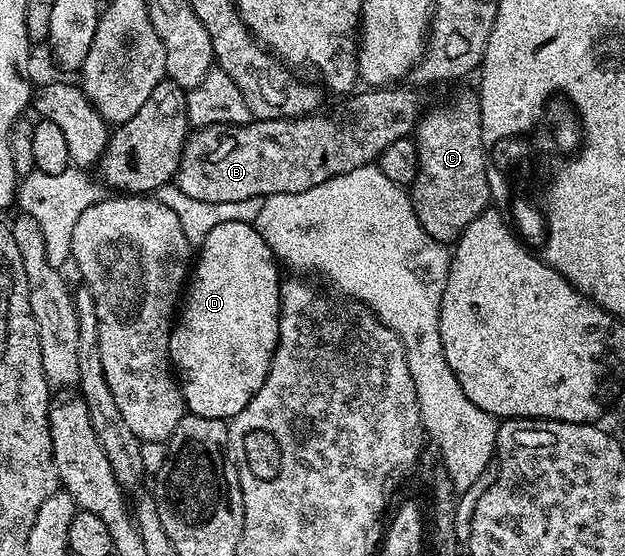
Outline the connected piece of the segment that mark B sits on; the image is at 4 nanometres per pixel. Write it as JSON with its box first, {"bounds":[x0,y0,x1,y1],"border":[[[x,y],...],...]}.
{"bounds":[176,84,424,204],"border":[[[406,84],[393,88],[366,88],[363,94],[355,92],[349,95],[345,99],[346,114],[315,112],[304,118],[264,118],[248,121],[242,126],[203,126],[195,129],[187,137],[182,150],[176,185],[193,200],[224,204],[226,201],[248,200],[249,197],[267,198],[273,194],[308,192],[308,188],[316,188],[316,184],[324,184],[324,180],[344,176],[344,172],[352,172],[352,168],[377,163],[392,140],[413,135],[418,119],[424,113],[424,105],[418,99],[419,91],[402,85]]]}

